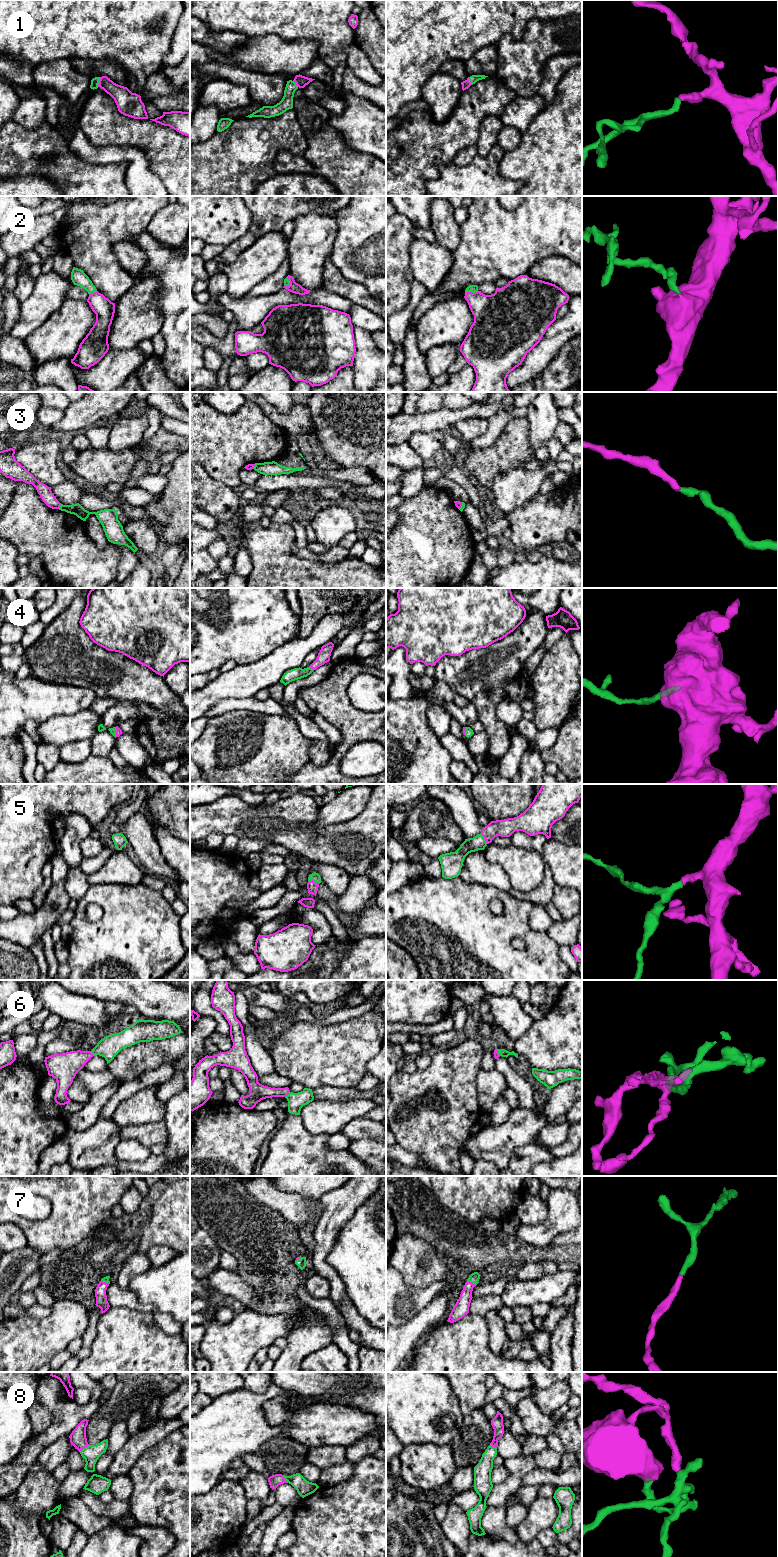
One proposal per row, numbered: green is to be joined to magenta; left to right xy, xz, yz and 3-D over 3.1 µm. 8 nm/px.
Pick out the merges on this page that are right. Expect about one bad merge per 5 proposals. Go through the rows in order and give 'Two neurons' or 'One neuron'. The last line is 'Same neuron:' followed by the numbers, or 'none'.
1: One neuron
2: One neuron
3: One neuron
4: One neuron
5: One neuron
6: One neuron
7: One neuron
8: One neuron
Same neuron: 1, 2, 3, 4, 5, 6, 7, 8

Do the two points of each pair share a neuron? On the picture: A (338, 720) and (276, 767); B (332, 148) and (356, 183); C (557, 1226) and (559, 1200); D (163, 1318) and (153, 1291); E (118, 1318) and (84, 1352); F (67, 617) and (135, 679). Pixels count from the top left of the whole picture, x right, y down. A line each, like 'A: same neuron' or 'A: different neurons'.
A: different neurons
B: same neuron
C: same neuron
D: different neurons
E: different neurons
F: same neuron

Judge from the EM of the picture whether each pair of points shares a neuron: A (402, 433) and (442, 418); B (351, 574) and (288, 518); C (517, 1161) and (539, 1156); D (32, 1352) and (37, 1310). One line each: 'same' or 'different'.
A: same
B: different
C: same
D: different

